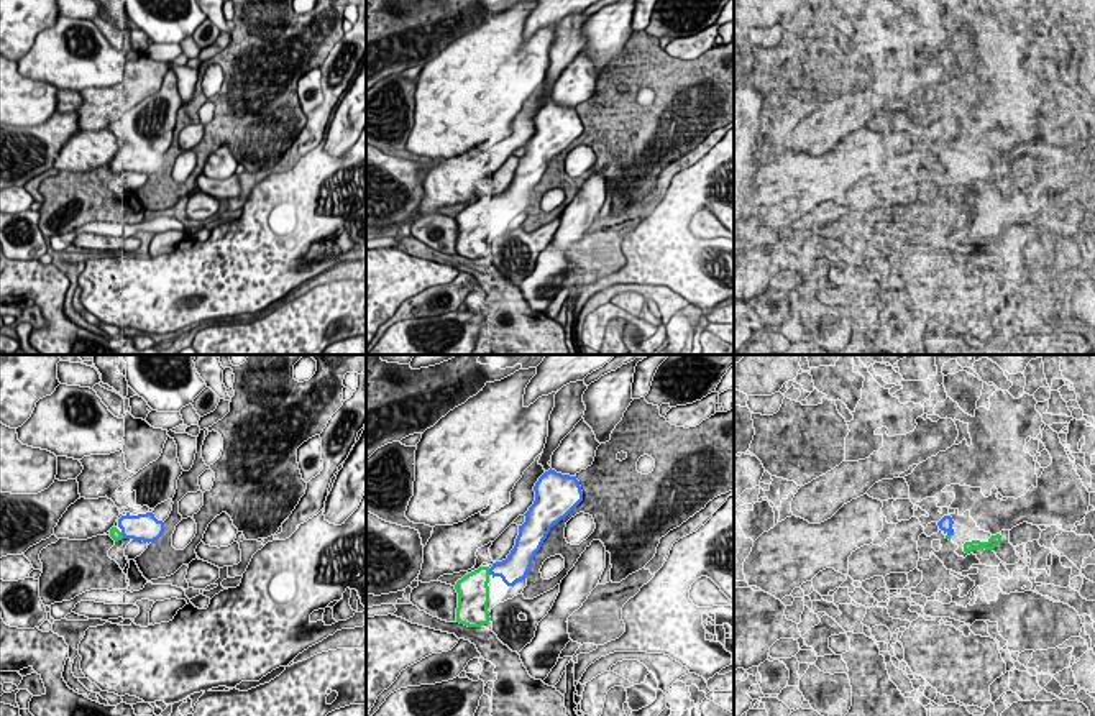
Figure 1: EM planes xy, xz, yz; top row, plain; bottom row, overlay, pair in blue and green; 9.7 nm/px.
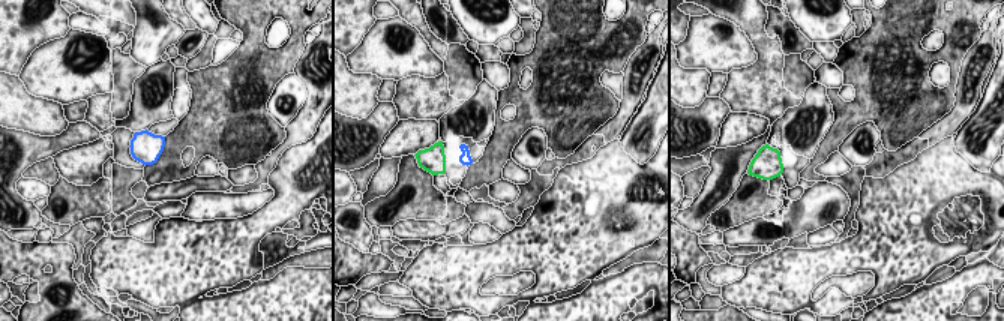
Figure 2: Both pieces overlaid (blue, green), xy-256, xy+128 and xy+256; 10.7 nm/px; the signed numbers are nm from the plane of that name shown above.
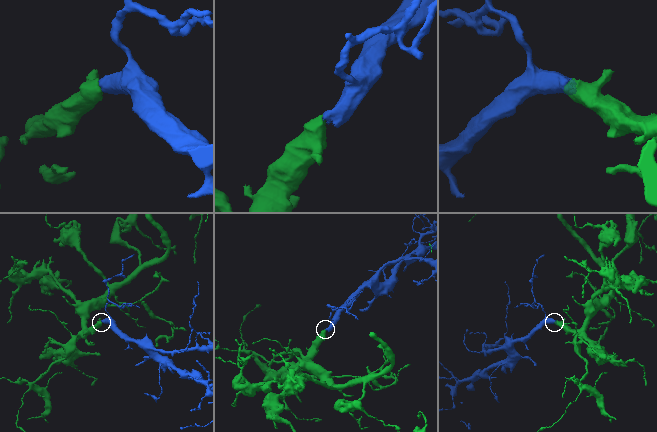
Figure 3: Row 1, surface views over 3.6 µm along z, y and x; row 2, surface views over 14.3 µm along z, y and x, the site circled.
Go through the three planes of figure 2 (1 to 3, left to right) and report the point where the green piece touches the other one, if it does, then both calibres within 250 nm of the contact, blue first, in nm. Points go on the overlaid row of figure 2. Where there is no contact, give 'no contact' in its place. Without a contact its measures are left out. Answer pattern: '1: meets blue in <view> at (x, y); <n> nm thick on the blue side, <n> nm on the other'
1: no contact
2: no contact
3: no contact

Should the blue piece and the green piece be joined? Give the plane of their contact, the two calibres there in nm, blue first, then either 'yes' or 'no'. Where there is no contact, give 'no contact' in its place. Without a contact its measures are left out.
meets blue in xz; 260 nm thick on the blue side, 320 nm on the other; yes

